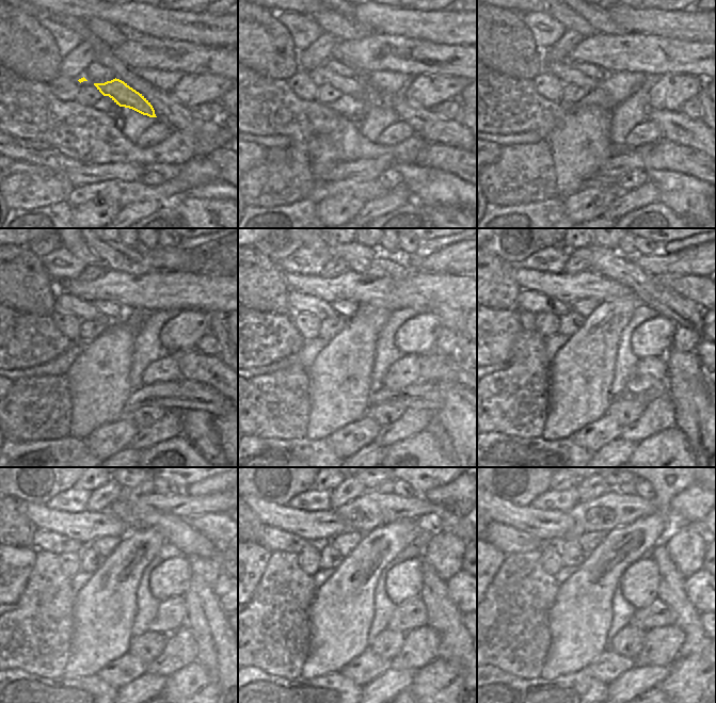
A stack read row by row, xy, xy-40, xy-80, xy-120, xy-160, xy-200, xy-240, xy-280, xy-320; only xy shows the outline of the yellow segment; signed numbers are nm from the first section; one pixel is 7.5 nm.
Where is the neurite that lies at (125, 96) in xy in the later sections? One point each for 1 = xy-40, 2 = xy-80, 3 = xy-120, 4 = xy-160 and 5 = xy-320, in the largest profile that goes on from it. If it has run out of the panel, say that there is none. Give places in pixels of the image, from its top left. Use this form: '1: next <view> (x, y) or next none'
1: next xy-40 (354, 88)
2: next xy-80 (559, 68)
3: next xy-120 (65, 302)
4: next xy-160 (298, 301)
5: next xy-320 (508, 540)

